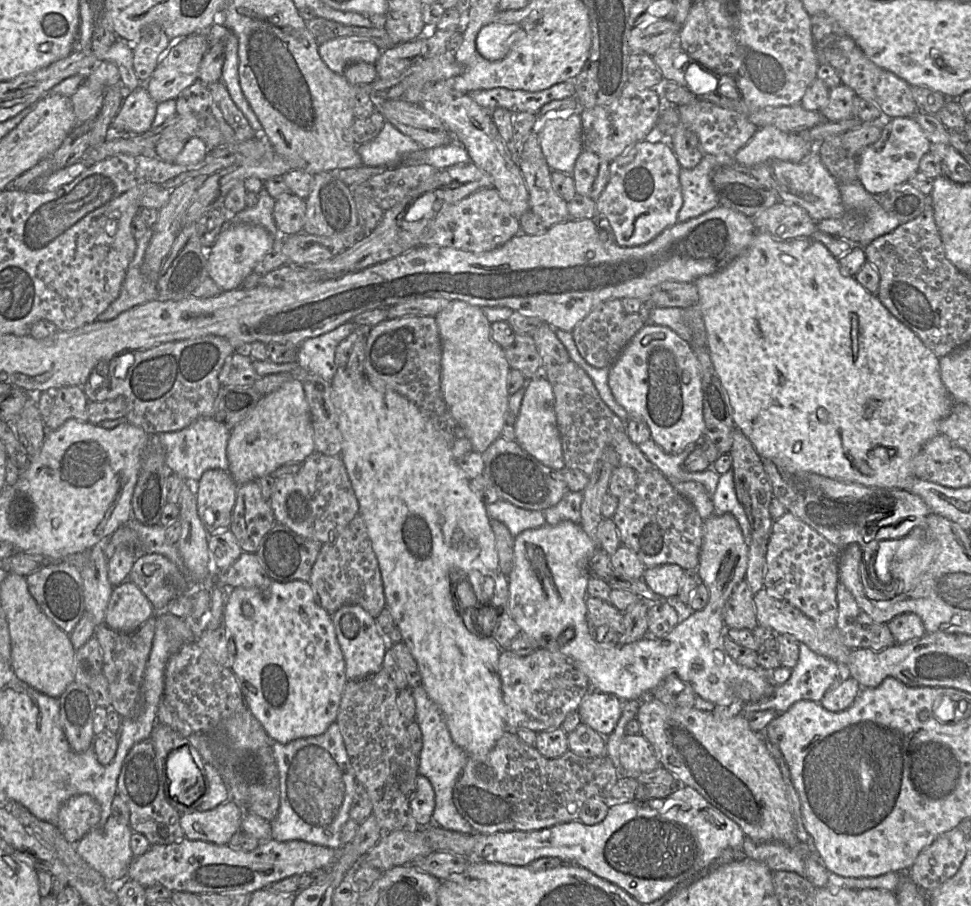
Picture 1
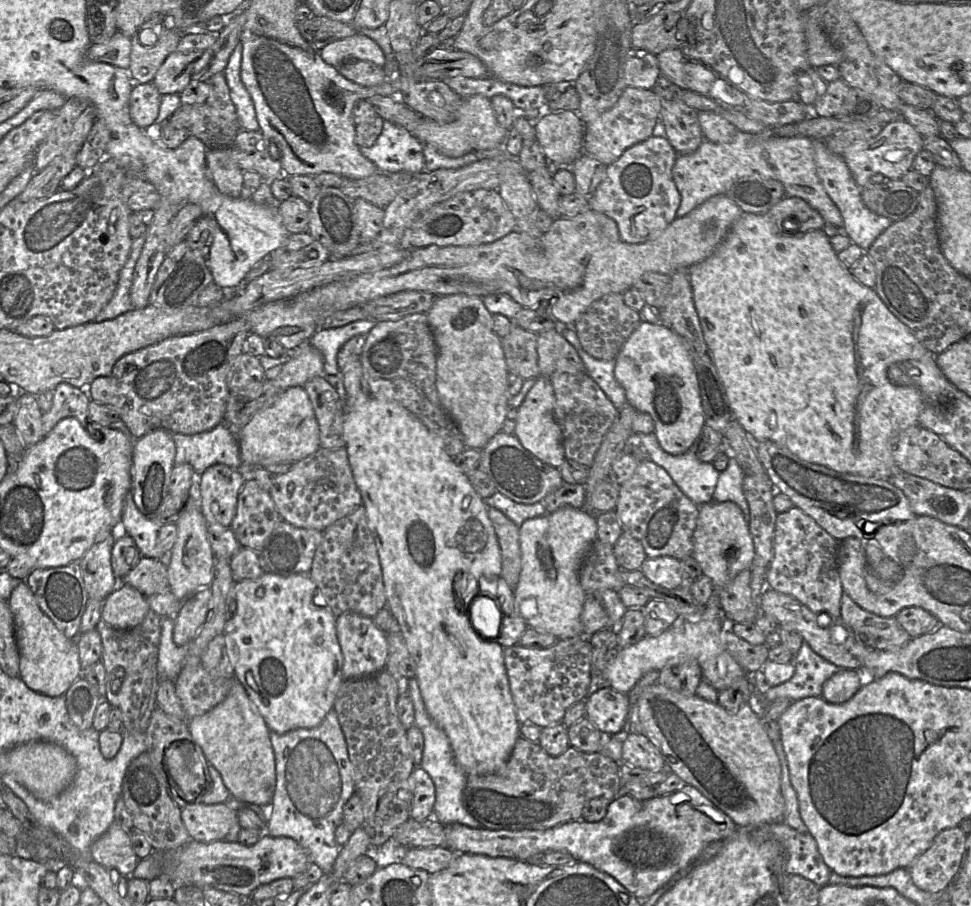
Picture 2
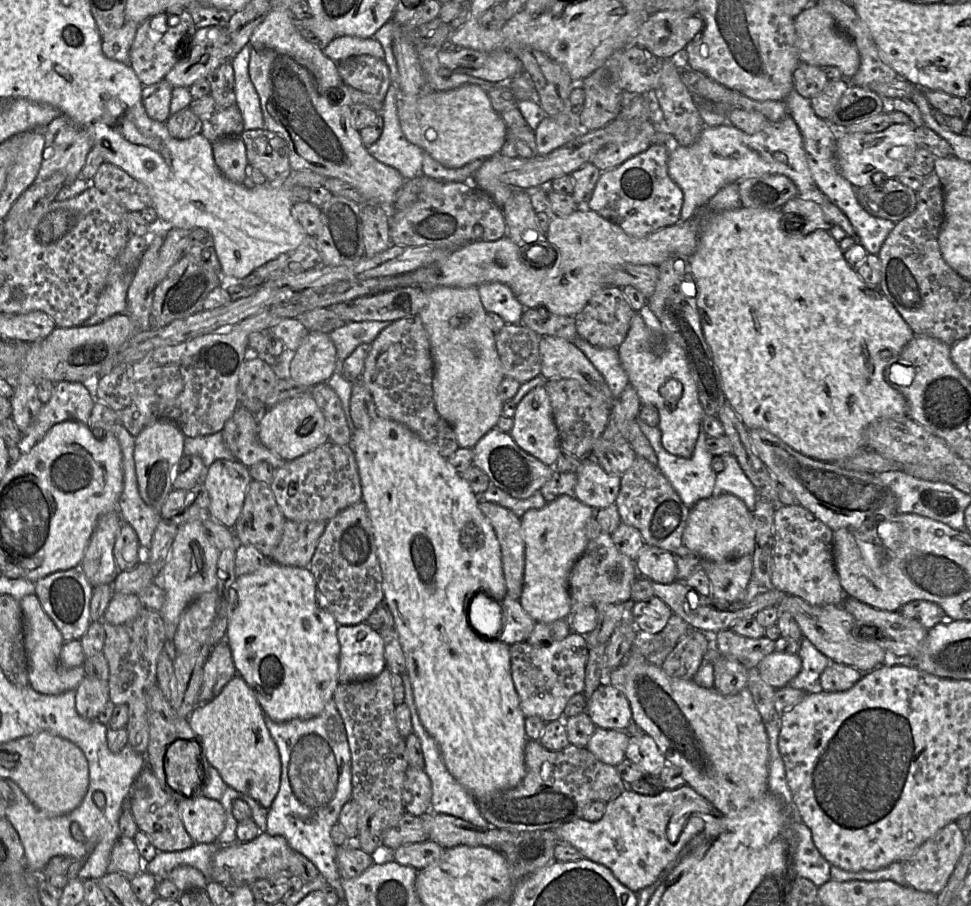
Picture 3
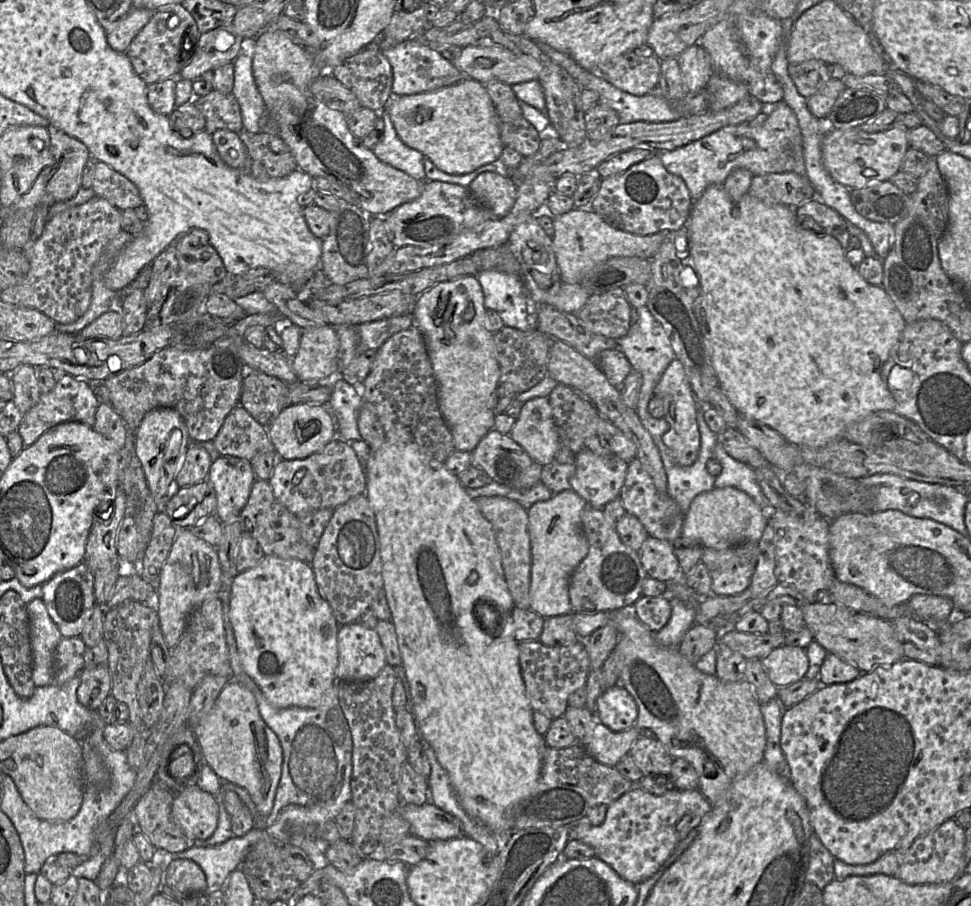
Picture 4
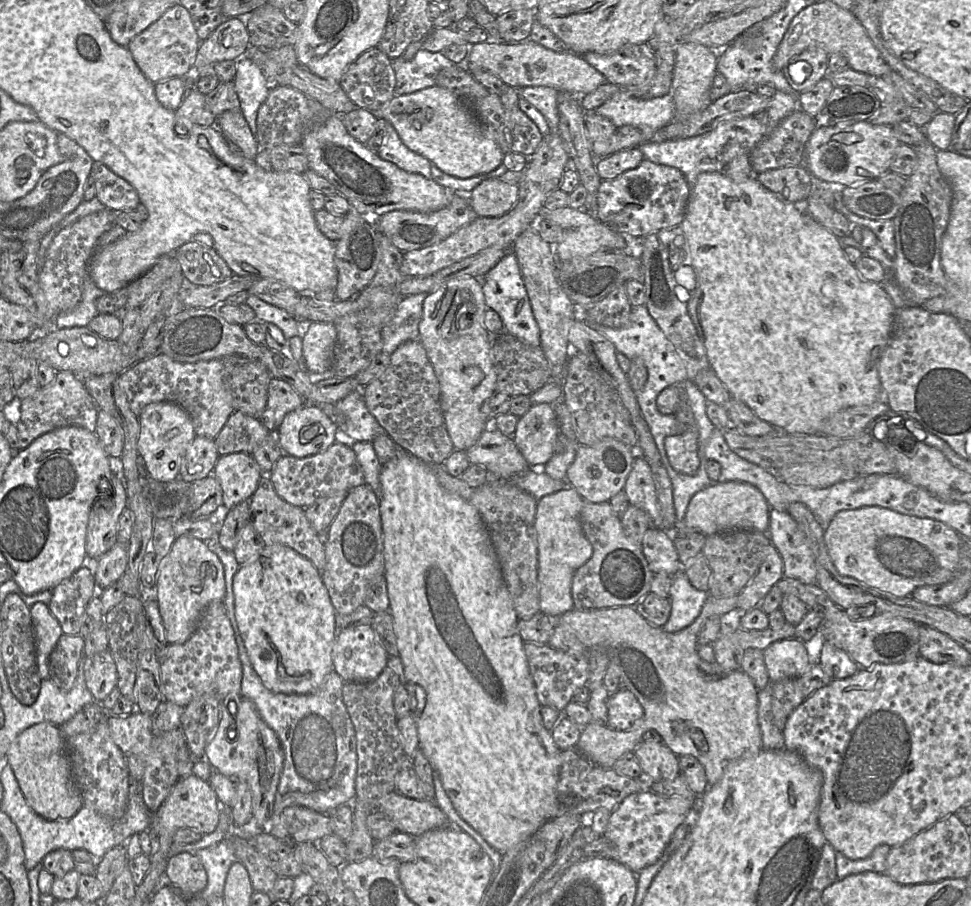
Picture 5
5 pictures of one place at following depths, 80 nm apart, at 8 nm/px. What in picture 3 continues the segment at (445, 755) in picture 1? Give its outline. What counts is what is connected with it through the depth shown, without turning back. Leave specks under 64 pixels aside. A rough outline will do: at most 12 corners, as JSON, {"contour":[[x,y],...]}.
{"contour":[[408,674],[404,703],[432,784],[432,812],[480,829],[493,827],[475,798],[450,774],[423,727]]}

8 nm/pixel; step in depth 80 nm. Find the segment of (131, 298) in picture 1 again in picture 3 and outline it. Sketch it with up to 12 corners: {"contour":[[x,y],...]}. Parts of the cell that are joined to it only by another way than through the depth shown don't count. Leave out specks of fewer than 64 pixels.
{"contour":[[130,234],[109,272],[95,313],[99,324],[126,311],[128,288],[148,241]]}

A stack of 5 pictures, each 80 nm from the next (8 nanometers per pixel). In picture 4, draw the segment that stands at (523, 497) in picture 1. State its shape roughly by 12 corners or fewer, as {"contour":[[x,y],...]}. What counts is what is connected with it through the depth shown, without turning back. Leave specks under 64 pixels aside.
{"contour":[[490,430],[471,466],[518,490],[543,469],[510,435]]}

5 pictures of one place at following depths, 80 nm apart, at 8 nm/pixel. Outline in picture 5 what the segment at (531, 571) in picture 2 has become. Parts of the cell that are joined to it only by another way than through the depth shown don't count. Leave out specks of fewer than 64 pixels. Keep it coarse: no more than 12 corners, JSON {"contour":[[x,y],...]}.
{"contour":[[573,487],[537,501],[540,612],[574,609],[593,554]]}

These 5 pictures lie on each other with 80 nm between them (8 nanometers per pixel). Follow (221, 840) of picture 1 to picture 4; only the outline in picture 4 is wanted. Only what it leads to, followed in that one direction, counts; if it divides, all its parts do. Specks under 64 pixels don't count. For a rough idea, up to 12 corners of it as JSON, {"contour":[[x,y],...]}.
{"contour":[[194,785],[175,793],[174,822],[193,840],[217,828],[216,796]]}

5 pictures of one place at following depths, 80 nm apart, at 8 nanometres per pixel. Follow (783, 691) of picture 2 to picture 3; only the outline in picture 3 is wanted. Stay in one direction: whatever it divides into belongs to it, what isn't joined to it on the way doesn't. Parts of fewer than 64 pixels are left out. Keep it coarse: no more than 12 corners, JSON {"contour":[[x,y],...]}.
{"contour":[[804,637],[801,671],[787,686],[811,693],[831,660]]}

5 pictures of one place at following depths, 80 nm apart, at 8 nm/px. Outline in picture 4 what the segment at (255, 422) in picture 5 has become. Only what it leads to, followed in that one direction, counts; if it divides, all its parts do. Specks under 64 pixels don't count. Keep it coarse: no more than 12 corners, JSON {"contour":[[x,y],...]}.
{"contour":[[241,405],[213,444],[220,455],[248,461],[274,451],[267,427]]}

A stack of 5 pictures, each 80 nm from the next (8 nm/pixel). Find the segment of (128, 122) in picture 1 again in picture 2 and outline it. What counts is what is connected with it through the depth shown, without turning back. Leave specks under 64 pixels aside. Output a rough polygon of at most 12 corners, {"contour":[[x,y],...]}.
{"contour":[[152,83],[134,86],[129,115],[140,128],[155,124],[162,95]]}

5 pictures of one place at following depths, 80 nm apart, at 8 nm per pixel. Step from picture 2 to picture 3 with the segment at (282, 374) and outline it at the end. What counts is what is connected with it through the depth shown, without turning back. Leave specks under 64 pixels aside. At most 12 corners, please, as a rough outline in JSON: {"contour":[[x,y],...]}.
{"contour":[[309,332],[288,377],[306,387],[336,372],[329,334]]}

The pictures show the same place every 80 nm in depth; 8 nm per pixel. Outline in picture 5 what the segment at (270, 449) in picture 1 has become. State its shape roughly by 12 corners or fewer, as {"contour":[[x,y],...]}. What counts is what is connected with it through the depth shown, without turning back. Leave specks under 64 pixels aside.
{"contour":[[315,404],[287,413],[282,451],[304,458],[335,443],[338,425]]}

